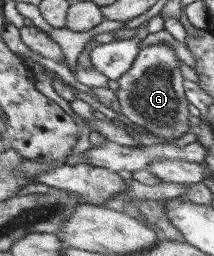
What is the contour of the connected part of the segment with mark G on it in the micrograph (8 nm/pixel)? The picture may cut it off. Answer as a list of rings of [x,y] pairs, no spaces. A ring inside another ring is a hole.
[[[167,43],[138,48],[131,67],[116,79],[118,88],[114,95],[118,100],[121,114],[133,124],[145,128],[150,135],[163,138],[165,141],[173,141],[185,132],[192,131],[188,121],[188,102],[181,87],[182,80],[179,60]]]

